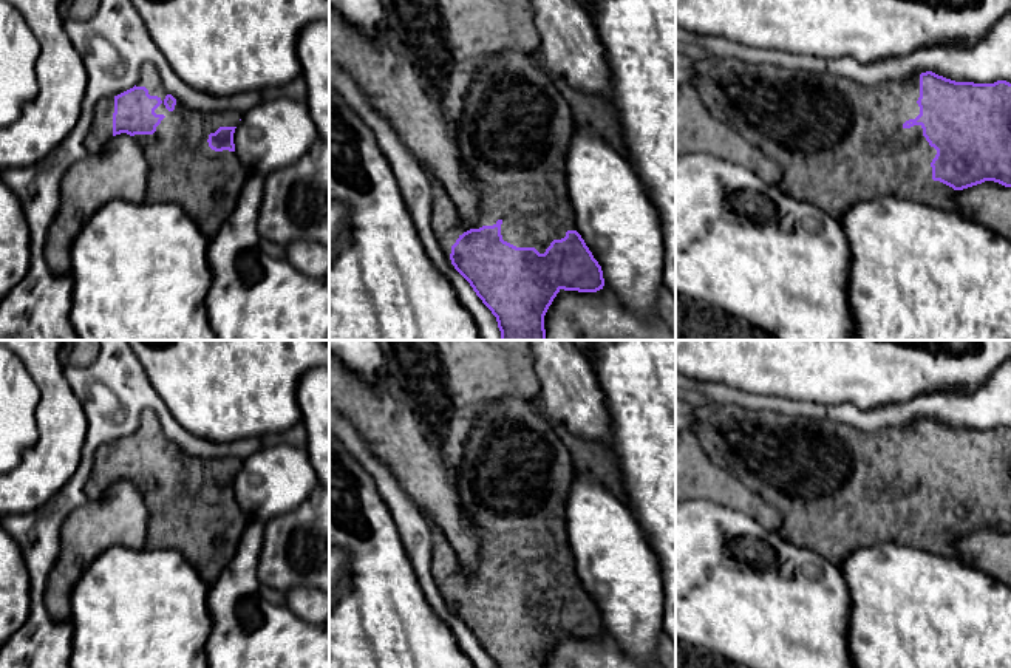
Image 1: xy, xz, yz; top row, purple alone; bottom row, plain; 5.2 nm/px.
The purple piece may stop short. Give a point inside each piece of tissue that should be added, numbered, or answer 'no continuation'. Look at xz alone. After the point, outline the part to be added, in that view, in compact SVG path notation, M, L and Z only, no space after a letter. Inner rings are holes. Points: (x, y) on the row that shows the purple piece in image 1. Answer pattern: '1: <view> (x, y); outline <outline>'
1: xz (517, 129); outline M507 49L484 57L465 94L461 118L462 130L459 138L462 159L481 199L475 224L471 227L465 226L445 189L427 172L434 192L431 226L445 255L450 257L451 246L464 232L482 226L493 226L498 220L502 221L501 235L504 241L516 247L535 247L540 254L544 254L553 240L564 238L567 230L578 232L566 182L566 161L577 125L575 118L569 104L557 88L557 82L535 60L533 54Z

